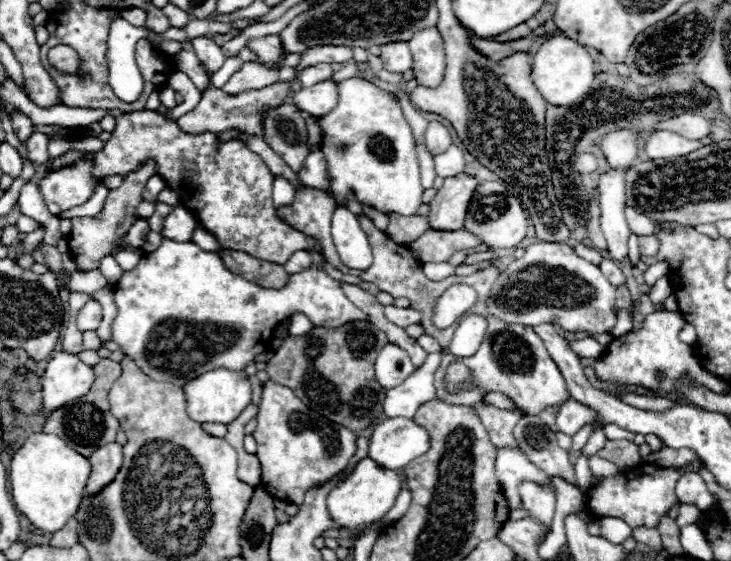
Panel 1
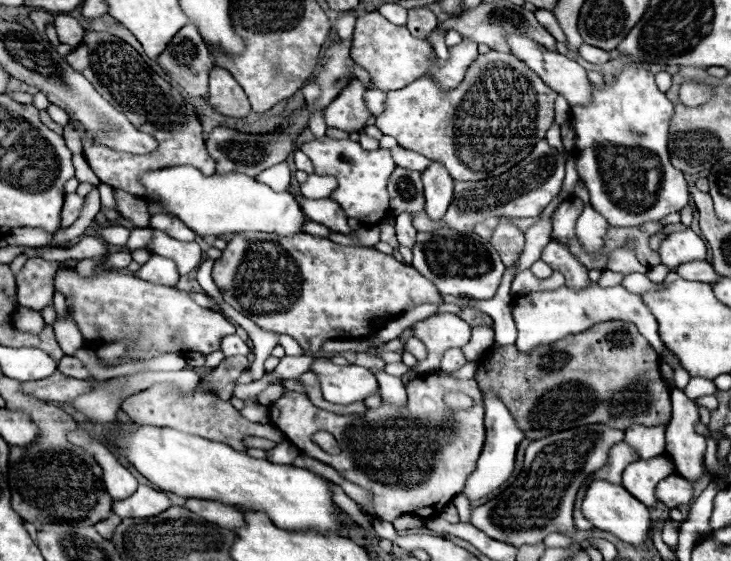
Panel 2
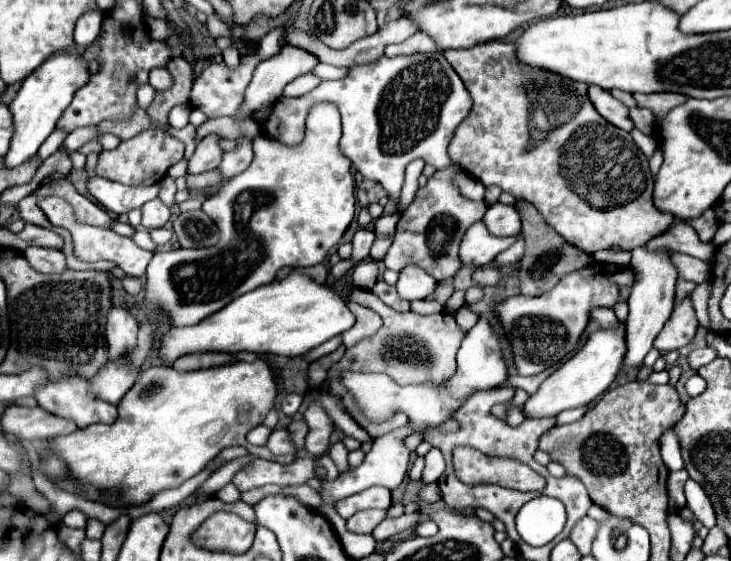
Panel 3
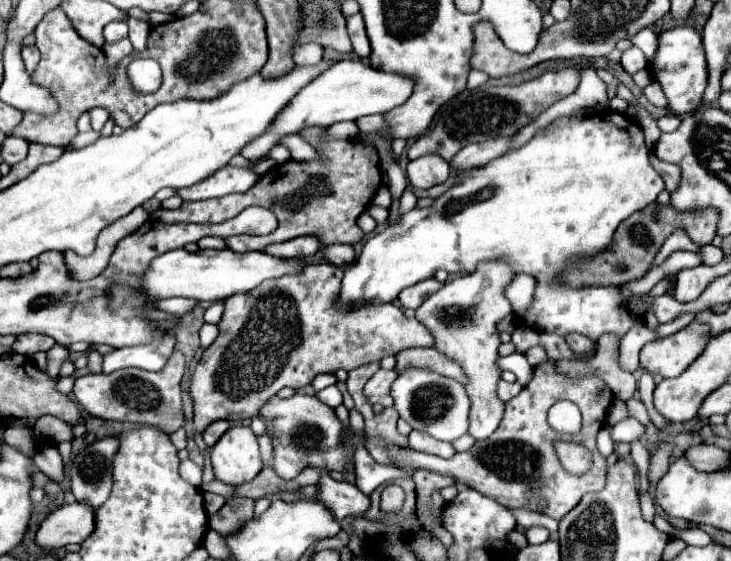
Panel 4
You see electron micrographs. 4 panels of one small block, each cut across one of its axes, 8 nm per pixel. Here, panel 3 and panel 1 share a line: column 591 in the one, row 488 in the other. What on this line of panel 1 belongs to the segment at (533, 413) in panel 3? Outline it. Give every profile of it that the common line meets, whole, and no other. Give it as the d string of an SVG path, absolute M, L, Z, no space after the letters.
M366 456L354 468L354 472L330 492L328 510L330 510L332 518L338 524L342 524L344 528L362 528L362 526L380 522L386 516L386 512L394 506L394 502L396 502L402 488L404 488L402 476L396 470L382 468L370 456Z

